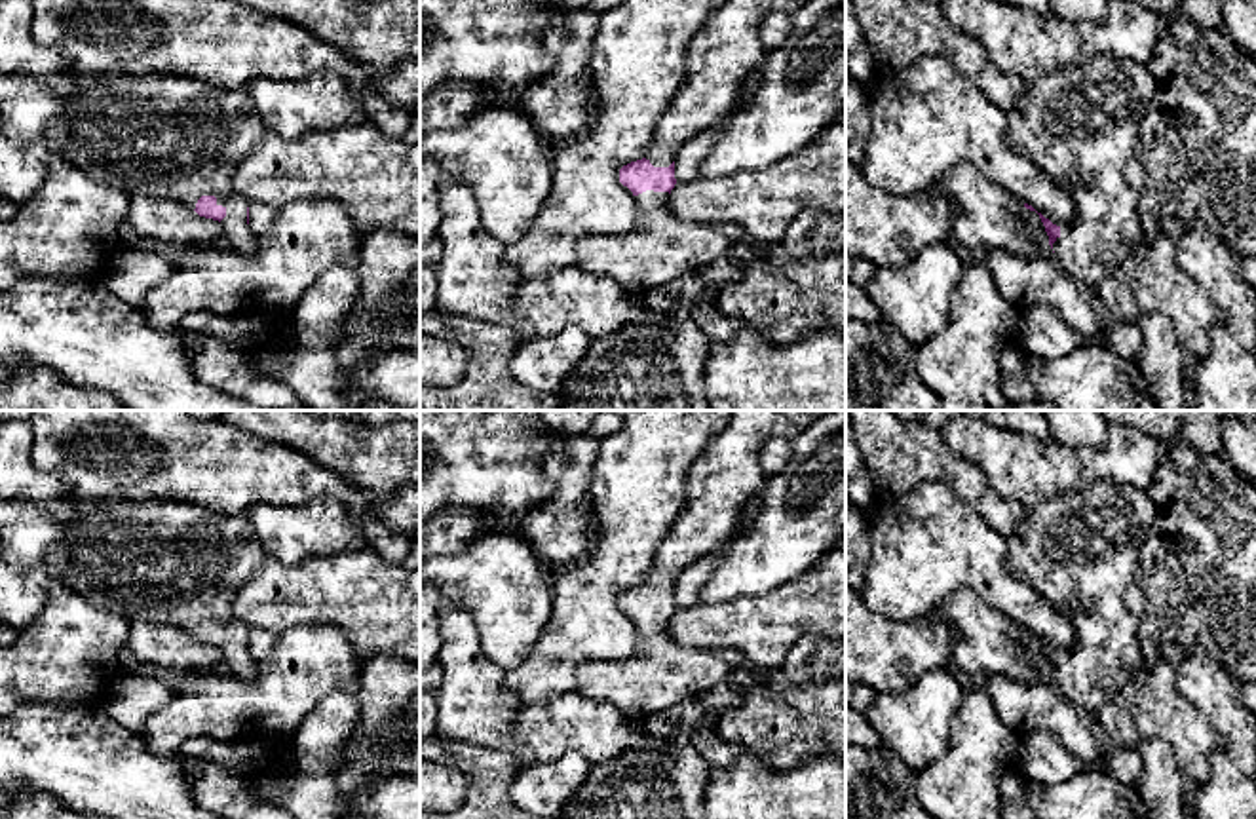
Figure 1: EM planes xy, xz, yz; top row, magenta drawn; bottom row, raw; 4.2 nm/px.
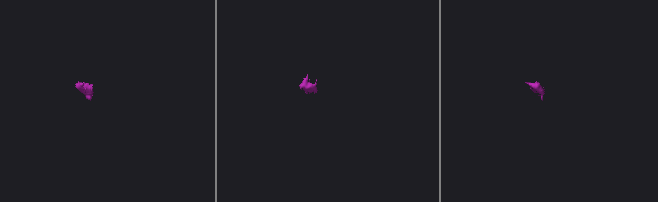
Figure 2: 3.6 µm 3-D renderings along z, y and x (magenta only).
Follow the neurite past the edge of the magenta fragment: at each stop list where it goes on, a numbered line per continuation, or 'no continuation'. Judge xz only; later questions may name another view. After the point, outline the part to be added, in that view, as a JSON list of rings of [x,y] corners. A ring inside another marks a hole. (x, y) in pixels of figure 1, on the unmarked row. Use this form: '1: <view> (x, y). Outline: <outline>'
1: xz (719, 485). Outline: [[[733,410],[728,428],[714,435],[705,452],[690,466],[684,507],[656,549],[652,570],[644,583],[654,593],[669,593],[688,566],[709,553],[722,549],[735,534],[745,505],[764,486],[766,475],[760,466],[762,445],[773,437],[792,441],[813,420],[827,412],[830,410]]]
2: xz (662, 673). Outline: [[[669,618],[633,621],[637,652],[619,661],[587,661],[576,669],[576,694],[610,701],[625,714],[657,713],[697,697],[726,676],[713,650],[680,646],[669,633]]]

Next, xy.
1: xy (162, 561). Outline: [[[68,494],[44,502],[0,502],[0,547],[13,570],[42,566],[49,578],[57,578],[65,570],[68,585],[78,595],[129,623],[171,623],[194,637],[201,621],[215,621],[217,631],[226,635],[220,652],[230,673],[245,682],[255,680],[260,673],[260,663],[247,650],[249,627],[232,616],[238,591],[258,572],[266,557],[245,513],[222,515],[169,498],[129,502],[80,500]]]

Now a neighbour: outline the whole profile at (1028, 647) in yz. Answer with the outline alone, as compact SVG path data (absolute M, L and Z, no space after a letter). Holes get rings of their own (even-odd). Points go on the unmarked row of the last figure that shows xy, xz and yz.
M1020 629L1018 633L1015 633L1015 638L1018 640L1018 650L1024 657L1034 661L1036 665L1049 667L1045 652L1036 637L1030 637L1024 633L1024 629Z

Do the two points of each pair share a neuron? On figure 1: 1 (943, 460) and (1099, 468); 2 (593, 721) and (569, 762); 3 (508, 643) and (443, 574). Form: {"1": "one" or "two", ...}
{"1": "two", "2": "two", "3": "one"}

